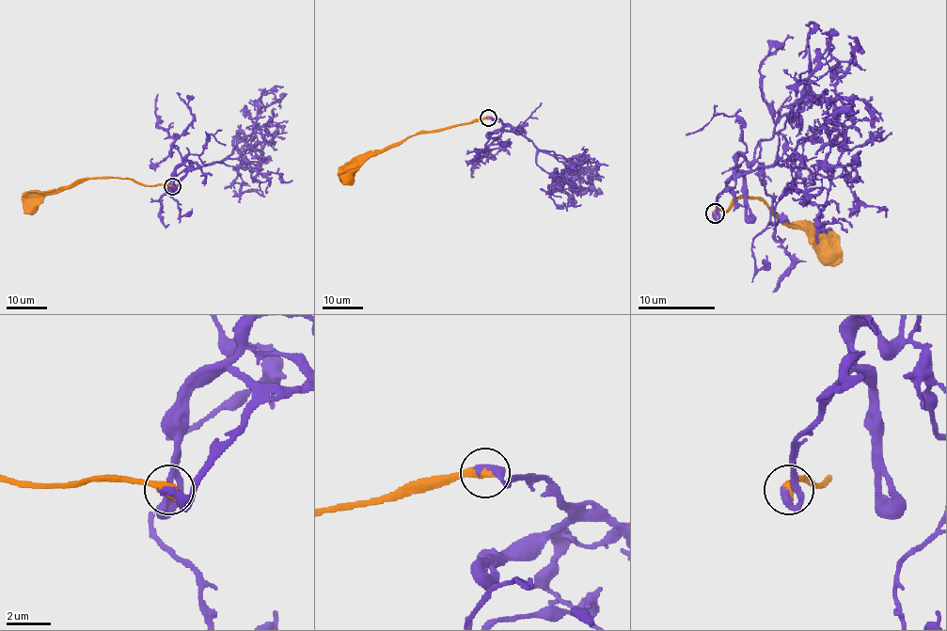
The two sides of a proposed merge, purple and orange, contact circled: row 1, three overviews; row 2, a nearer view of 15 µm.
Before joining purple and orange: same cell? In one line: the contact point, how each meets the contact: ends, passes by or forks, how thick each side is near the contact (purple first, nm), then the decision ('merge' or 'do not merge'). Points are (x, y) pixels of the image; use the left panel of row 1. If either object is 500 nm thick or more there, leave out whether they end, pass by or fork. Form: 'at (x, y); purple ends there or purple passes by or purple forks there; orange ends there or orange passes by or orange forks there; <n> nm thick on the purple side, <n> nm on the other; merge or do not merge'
at (172, 186); 440 nm thick on the purple side, 500 nm on the other; merge

